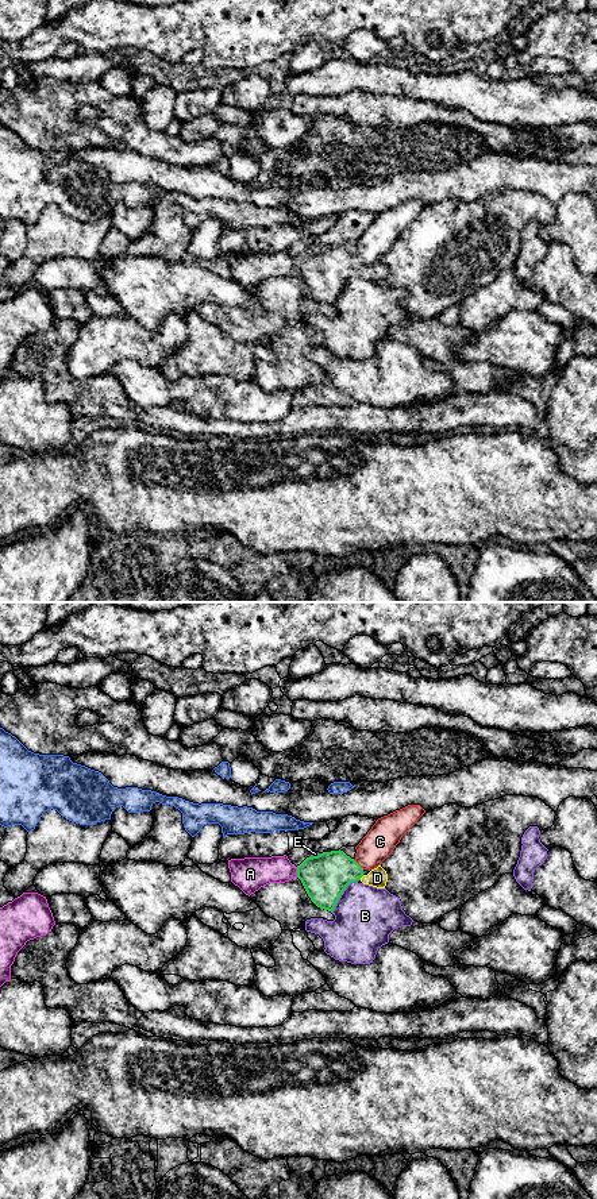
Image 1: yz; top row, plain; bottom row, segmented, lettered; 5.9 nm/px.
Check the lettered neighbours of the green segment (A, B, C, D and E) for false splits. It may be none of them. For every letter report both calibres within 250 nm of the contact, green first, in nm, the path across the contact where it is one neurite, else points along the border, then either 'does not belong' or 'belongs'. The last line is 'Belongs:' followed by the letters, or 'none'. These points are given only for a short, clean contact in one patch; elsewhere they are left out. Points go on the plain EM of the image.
A: 280 nm thick on the green side, 190 nm on the other; does not belong
B: 280 nm thick on the green side, 360 nm on the other; does not belong
C: 280 nm thick on the green side, 190 nm on the other; border along yz (353, 254), (364, 263); does not belong
D: 280 nm thick on the green side, 110 nm on the other; runs through yz (324, 272), (361, 272), (377, 273); belongs
E: 280 nm thick on the green side, 30 nm on the other; border along yz (320, 249), (311, 251); does not belong
Belongs: D

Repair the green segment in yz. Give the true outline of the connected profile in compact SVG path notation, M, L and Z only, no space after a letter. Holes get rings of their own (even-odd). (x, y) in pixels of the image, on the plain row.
M340 244L307 252L297 261L297 273L311 296L331 308L350 278L361 275L385 284L388 277L388 269L381 261L365 270L363 263Z

